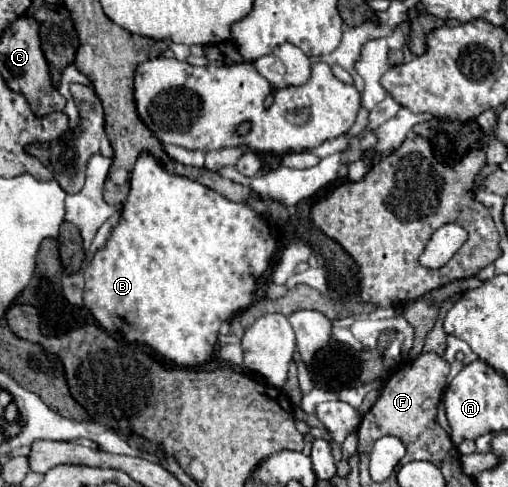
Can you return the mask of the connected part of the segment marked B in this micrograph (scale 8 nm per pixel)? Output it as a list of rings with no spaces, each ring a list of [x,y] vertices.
[[[139,155],[133,171],[131,171],[131,191],[129,197],[123,205],[123,215],[119,225],[113,229],[107,247],[97,251],[97,255],[93,257],[93,261],[89,263],[87,271],[85,271],[85,289],[83,289],[83,301],[85,307],[93,313],[93,317],[99,321],[101,327],[105,327],[107,331],[121,331],[125,339],[129,341],[139,341],[145,343],[149,347],[153,347],[155,351],[159,351],[163,357],[171,359],[175,365],[181,367],[197,367],[203,365],[211,353],[213,347],[217,343],[219,337],[219,325],[223,321],[227,321],[229,317],[233,317],[235,313],[247,309],[247,305],[251,303],[251,297],[257,289],[257,281],[263,275],[269,257],[275,253],[275,247],[278,246],[278,239],[271,230],[273,225],[267,221],[263,221],[247,203],[233,203],[225,197],[221,197],[219,193],[215,193],[213,189],[207,189],[201,183],[195,183],[191,179],[185,177],[177,177],[177,175],[169,175],[159,163],[157,159],[153,159],[153,155]]]

